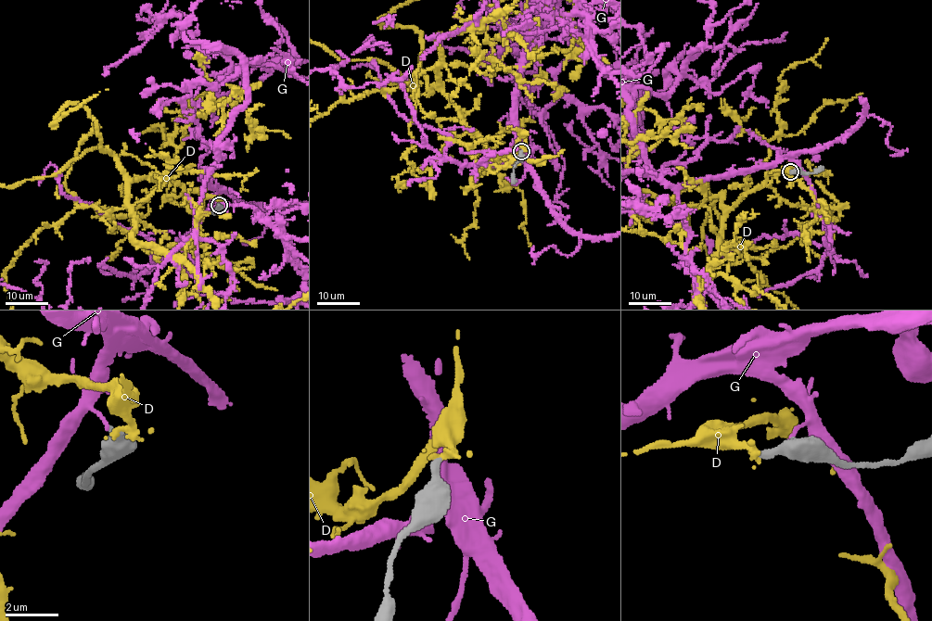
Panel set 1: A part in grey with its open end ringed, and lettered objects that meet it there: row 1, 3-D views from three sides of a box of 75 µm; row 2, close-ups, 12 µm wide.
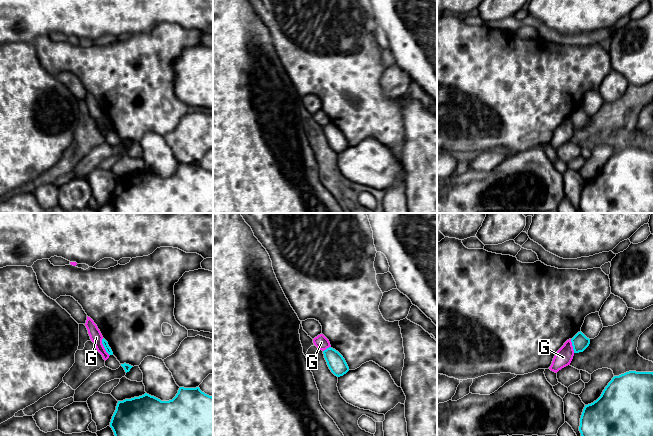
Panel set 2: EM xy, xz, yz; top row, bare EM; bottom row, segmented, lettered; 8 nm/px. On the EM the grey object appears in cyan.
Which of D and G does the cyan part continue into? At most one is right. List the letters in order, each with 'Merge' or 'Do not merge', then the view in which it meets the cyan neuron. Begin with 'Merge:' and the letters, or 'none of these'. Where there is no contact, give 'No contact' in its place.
Merge: none of these
D: Do not merge. No contact
G: Do not merge. Touches cyan in xy

